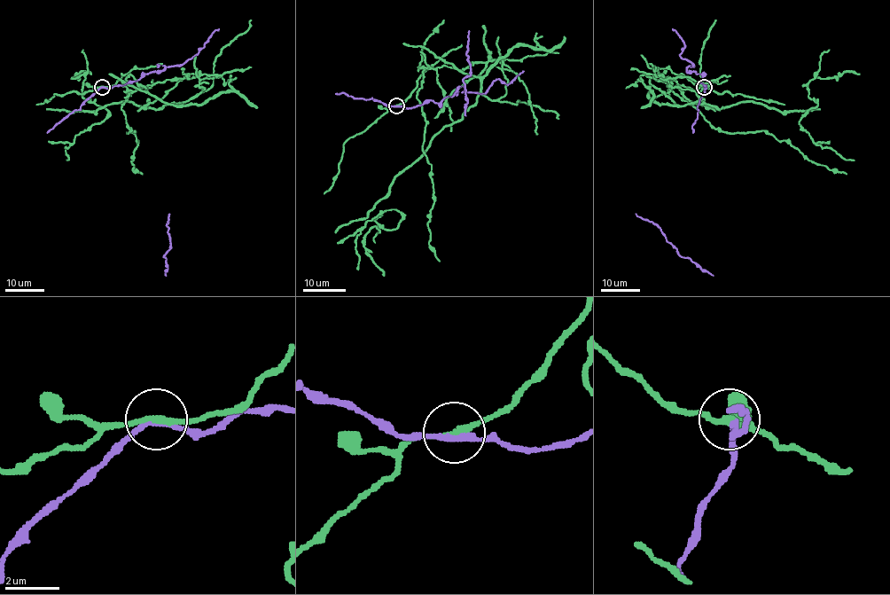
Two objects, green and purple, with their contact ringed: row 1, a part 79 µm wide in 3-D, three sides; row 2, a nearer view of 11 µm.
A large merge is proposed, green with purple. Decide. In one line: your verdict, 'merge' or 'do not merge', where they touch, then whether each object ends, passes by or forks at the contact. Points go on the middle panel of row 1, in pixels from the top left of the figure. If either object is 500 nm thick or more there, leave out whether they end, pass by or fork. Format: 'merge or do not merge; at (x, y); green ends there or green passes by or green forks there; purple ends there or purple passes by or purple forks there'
do not merge; at (396, 105); green passes by; purple passes by

